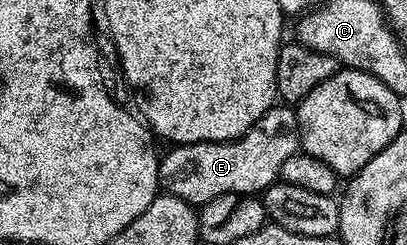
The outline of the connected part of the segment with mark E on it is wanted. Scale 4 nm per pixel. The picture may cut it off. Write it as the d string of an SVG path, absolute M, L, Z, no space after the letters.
M273 107L237 141L202 141L170 149L172 150L167 155L165 153L160 158L160 188L172 197L202 207L209 203L209 199L217 199L217 195L259 195L274 185L281 171L281 163L285 163L289 155L300 152L299 124L294 108Z

